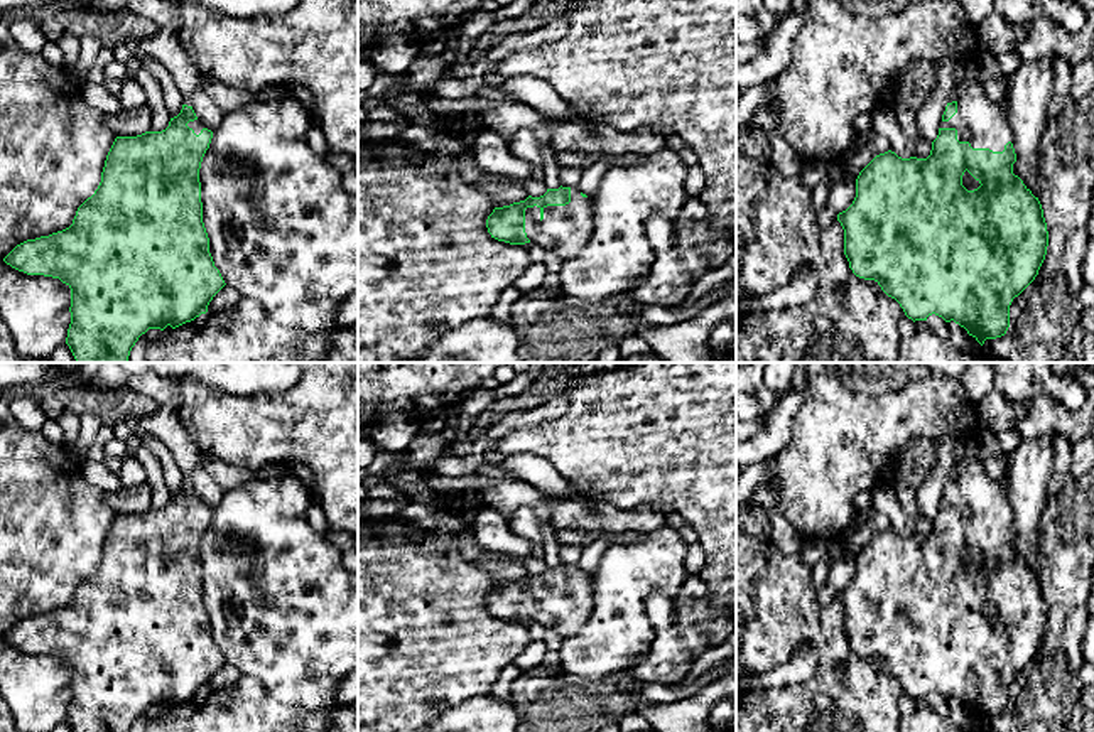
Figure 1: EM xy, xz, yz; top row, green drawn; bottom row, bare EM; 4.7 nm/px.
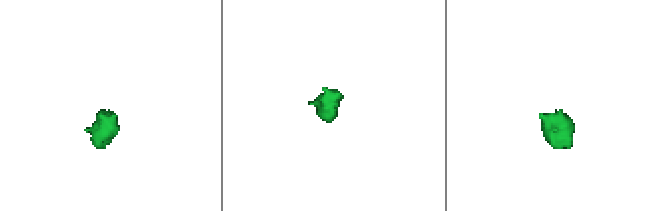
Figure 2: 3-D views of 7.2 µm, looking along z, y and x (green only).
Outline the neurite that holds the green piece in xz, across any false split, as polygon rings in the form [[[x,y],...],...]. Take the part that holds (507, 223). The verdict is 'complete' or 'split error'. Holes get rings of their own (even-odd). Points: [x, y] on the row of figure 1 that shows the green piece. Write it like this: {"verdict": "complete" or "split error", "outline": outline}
{"verdict": "split error", "outline": [[[577,187],[547,189],[540,197],[528,196],[525,201],[495,207],[486,228],[498,241],[532,243],[567,260],[591,240],[594,229],[591,197]]]}

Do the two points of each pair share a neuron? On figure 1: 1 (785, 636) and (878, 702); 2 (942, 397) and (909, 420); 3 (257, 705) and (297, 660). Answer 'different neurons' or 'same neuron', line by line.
1: different neurons
2: same neuron
3: different neurons

